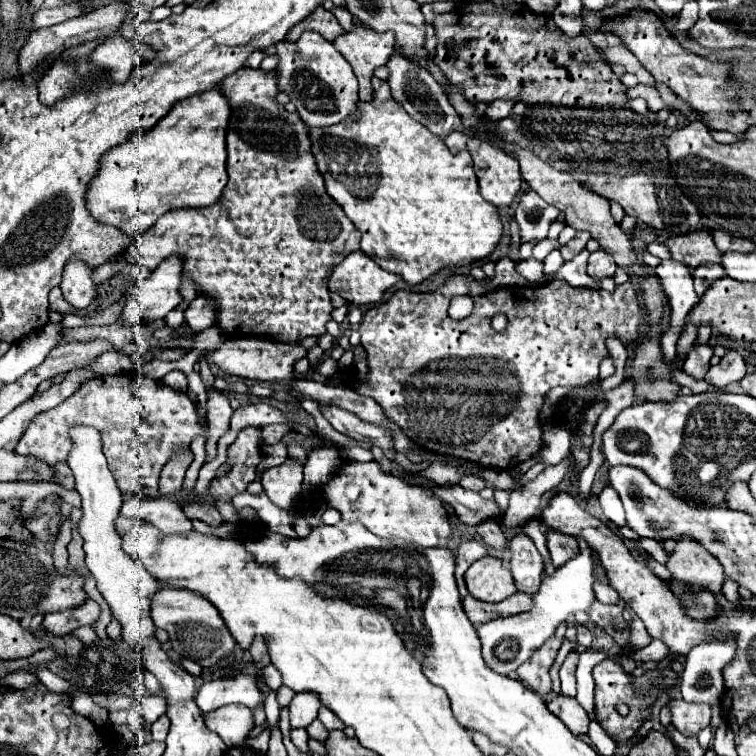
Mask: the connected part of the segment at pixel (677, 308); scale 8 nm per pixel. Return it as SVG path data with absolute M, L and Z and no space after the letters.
M674 259L662 261L656 267L656 275L660 277L660 281L666 289L668 297L670 297L670 307L672 307L669 325L664 330L664 336L660 341L666 361L672 363L676 357L676 341L684 327L684 319L700 299L694 291L692 275L690 275L688 267L684 267L682 263L676 263Z

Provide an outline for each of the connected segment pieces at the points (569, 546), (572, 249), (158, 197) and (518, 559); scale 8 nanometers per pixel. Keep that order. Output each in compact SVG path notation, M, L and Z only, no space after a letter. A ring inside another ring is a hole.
M546 531L546 539L548 539L548 551L550 551L550 559L554 569L562 567L568 559L578 555L578 541L570 535L562 535L556 531Z
M576 233L576 237L572 239L572 241L568 241L562 249L560 249L560 253L562 253L562 259L564 261L570 261L570 259L574 259L584 247L586 247L586 243L588 243L588 239L584 239L584 233Z
M218 87L182 99L148 133L136 133L126 143L102 157L102 167L88 187L86 205L96 221L114 225L128 235L148 231L156 219L172 207L206 207L216 203L226 185L226 131L230 123L230 103Z
M514 535L508 541L508 549L512 553L510 571L514 577L514 585L518 591L534 595L542 583L542 557L534 547L532 539L526 535Z

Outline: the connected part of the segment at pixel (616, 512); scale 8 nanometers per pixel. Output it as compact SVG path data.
M604 487L604 491L600 493L600 505L602 505L602 511L604 511L604 517L614 523L616 527L624 527L626 525L626 519L624 519L624 507L622 507L622 501L620 497L616 495L616 491L612 487Z

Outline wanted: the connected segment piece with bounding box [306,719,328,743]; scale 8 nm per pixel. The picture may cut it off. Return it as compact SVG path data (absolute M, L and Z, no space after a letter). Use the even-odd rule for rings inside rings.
M316 719L316 721L314 721L314 723L312 723L312 725L310 725L306 731L308 731L308 735L310 735L312 739L318 739L320 743L324 743L324 739L328 737L326 727L324 727L324 725L322 725L318 719Z

